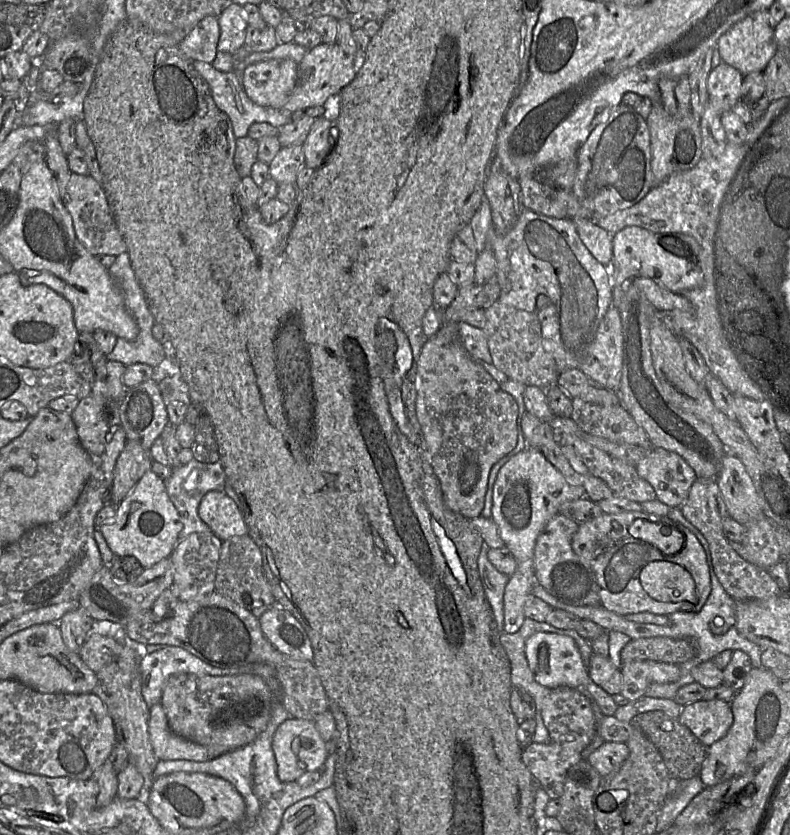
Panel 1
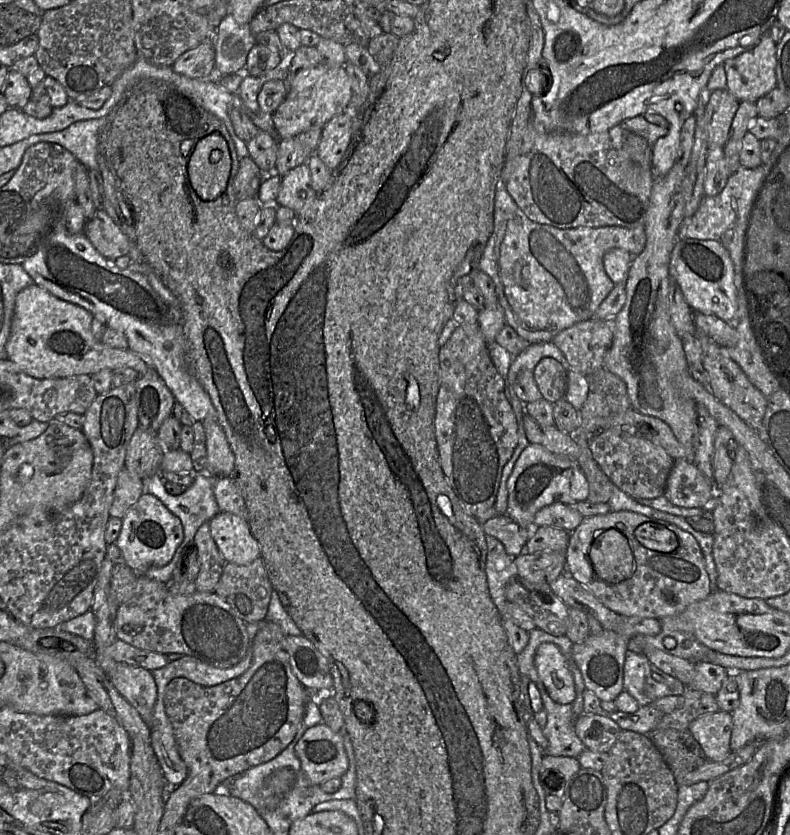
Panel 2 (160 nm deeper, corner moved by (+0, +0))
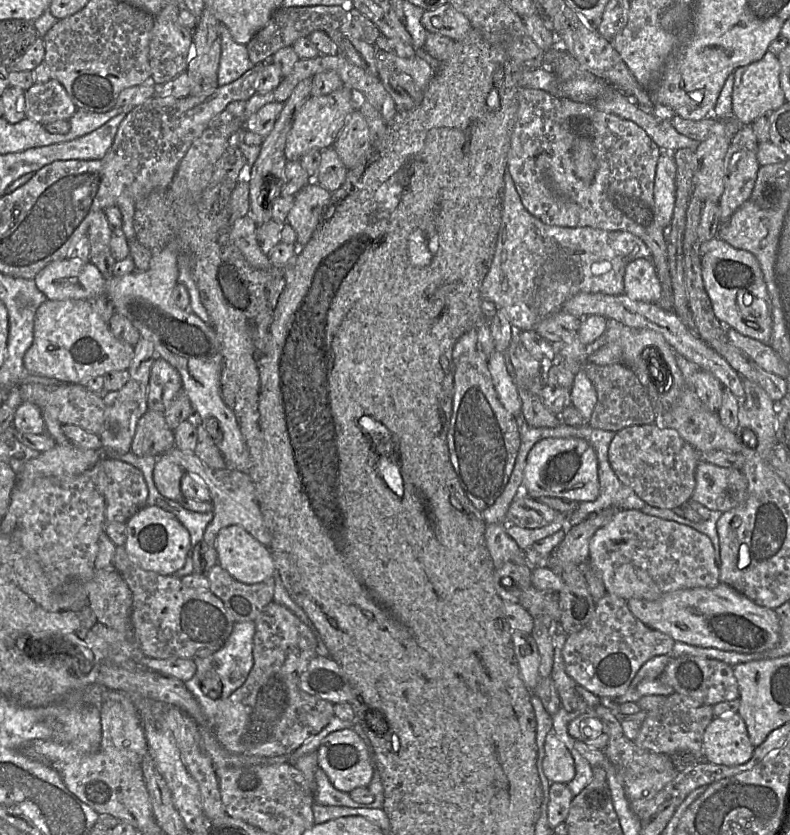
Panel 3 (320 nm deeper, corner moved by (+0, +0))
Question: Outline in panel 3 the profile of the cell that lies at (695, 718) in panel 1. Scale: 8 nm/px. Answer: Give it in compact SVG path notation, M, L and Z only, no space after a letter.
M738 713L726 718L715 717L705 729L702 758L710 763L741 765L749 761L754 749L745 722Z

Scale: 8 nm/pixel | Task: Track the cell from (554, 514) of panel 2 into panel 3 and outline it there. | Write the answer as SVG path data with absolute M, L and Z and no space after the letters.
M522 491L511 502L506 521L523 528L538 528L553 521L559 512Z

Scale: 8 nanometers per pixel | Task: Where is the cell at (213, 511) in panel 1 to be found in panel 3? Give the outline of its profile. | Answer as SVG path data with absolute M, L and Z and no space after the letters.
M238 525L219 531L216 551L218 564L239 582L256 584L276 574L270 550Z

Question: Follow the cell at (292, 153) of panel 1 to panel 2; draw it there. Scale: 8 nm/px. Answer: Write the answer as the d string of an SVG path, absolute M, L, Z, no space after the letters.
M303 163L281 178L276 205L293 210L296 214L304 210L317 196L312 186L307 163Z

